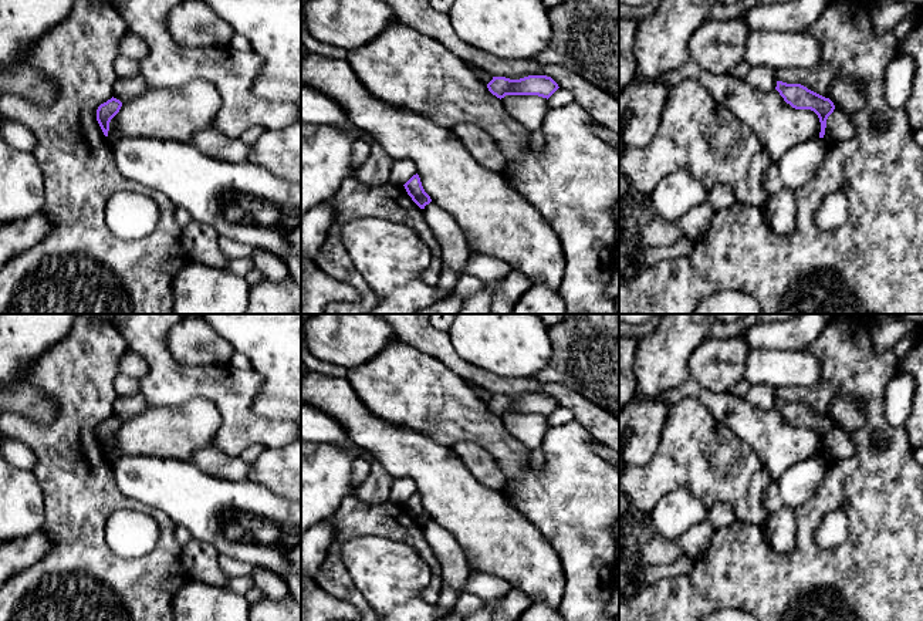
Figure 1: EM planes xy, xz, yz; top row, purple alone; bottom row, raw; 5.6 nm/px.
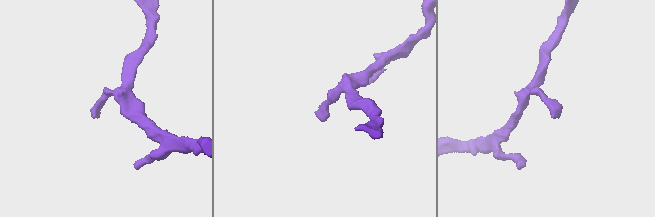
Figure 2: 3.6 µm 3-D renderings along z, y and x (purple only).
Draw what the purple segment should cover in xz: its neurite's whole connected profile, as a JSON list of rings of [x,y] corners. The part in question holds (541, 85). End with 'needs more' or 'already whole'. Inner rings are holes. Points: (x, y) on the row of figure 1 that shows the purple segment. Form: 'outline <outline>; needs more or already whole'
outline [[[528,75],[520,80],[493,77],[487,88],[500,99],[506,95],[538,95],[548,99],[559,87],[551,77]]]; already whole

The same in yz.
outline [[[777,81],[775,90],[792,108],[814,111],[821,122],[819,138],[824,138],[826,119],[835,109],[834,102],[829,98],[825,98],[801,84],[787,84],[782,81]]]; already whole

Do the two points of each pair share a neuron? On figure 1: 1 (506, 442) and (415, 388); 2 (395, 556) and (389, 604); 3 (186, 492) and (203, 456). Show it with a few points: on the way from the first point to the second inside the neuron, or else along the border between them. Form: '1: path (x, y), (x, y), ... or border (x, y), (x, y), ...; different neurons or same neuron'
1: path (483, 427), (449, 411), (438, 402); same neuron
2: path (392, 567), (392, 593); same neuron
3: border (189, 461), (200, 469), (229, 481); different neurons

